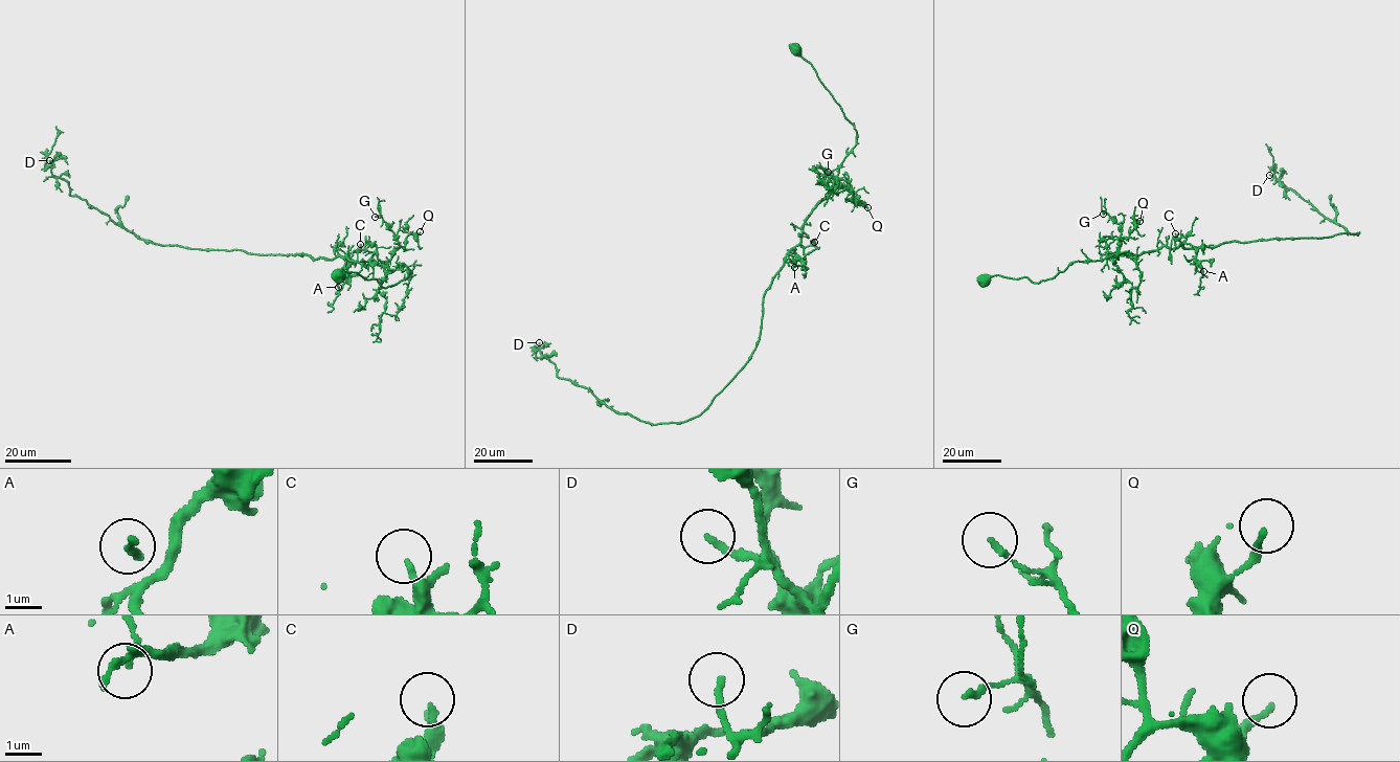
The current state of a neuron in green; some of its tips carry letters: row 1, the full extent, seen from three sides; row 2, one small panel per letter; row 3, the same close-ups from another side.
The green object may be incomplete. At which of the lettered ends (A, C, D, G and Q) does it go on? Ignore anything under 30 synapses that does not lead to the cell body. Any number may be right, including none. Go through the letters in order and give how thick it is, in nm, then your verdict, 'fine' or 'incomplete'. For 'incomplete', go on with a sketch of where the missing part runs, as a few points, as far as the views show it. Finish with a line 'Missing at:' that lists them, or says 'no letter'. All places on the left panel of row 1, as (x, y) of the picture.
A: 120 nm | fine
C: 150 nm | fine
D: 160 nm | incomplete | (49, 160), (55, 148), (49, 140), (49, 120)
G: 140 nm | fine
Q: 170 nm | fine
Missing at: D

